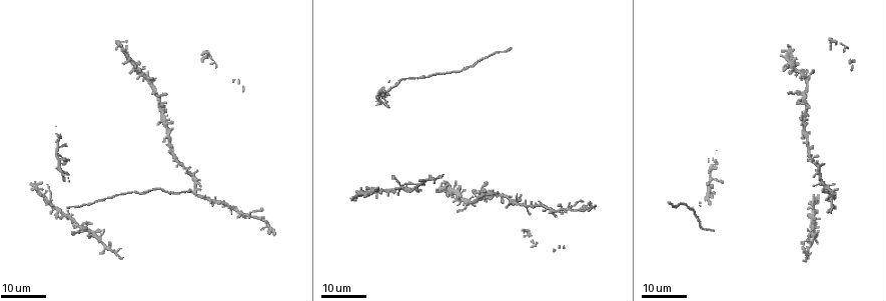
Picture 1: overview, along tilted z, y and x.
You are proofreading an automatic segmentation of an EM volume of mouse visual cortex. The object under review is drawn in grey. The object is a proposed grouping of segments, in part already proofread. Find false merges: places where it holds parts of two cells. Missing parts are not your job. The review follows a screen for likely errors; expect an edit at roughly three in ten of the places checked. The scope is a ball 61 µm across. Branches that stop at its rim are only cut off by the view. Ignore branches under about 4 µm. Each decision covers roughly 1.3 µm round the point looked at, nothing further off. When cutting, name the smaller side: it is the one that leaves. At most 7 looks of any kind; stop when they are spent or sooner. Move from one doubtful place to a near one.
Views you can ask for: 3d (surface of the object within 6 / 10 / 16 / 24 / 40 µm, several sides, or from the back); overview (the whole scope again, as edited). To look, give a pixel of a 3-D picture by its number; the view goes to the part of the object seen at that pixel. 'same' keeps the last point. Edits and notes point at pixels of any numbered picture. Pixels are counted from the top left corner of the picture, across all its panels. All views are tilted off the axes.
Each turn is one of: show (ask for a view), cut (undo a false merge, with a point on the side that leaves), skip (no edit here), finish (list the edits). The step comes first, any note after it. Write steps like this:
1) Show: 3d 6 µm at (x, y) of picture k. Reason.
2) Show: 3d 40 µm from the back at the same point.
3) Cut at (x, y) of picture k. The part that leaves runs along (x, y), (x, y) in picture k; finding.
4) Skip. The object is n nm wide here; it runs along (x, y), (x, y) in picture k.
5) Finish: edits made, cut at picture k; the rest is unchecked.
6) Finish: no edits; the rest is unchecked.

Show: 3d 16 µm at (248, 215) of picture 1. Looks like a crossing.

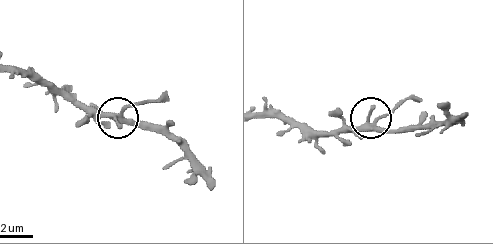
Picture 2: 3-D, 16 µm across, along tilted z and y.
Show: 3d 6 µm at (119, 115) of picture 2.

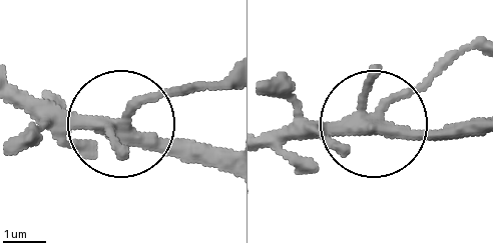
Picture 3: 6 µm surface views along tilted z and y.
Skip. The object is 310 nm wide here; it runs along (271, 137), (378, 117), (450, 54) in picture 3; all the same cell.

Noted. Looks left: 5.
Show: 3d 24 µm at (193, 193) of picture 1. Three arms meet.

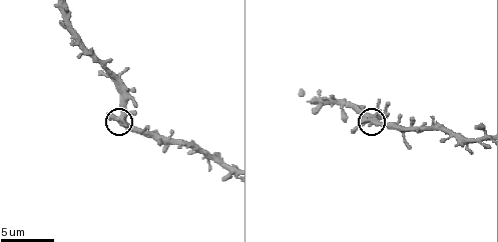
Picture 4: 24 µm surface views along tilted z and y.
Show: 3d 6 µm at (370, 122) of picture 4.

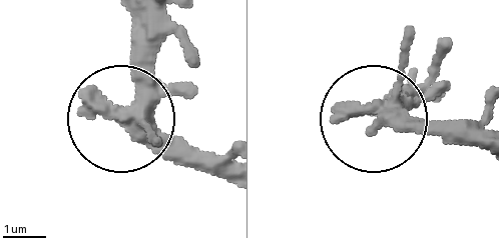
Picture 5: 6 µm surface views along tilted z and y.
Show: 3d 6 µm from the back at (114, 115) of picture 5.

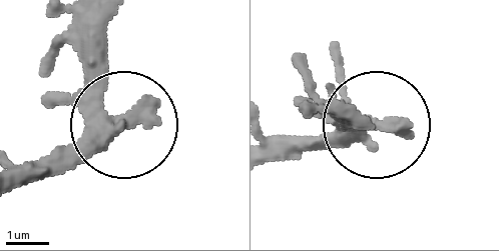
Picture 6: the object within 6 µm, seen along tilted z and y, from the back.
Skip. The object is 340 nm wide here; all the same cell.

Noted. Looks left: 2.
Finish: no edits; the rest is unchecked.

